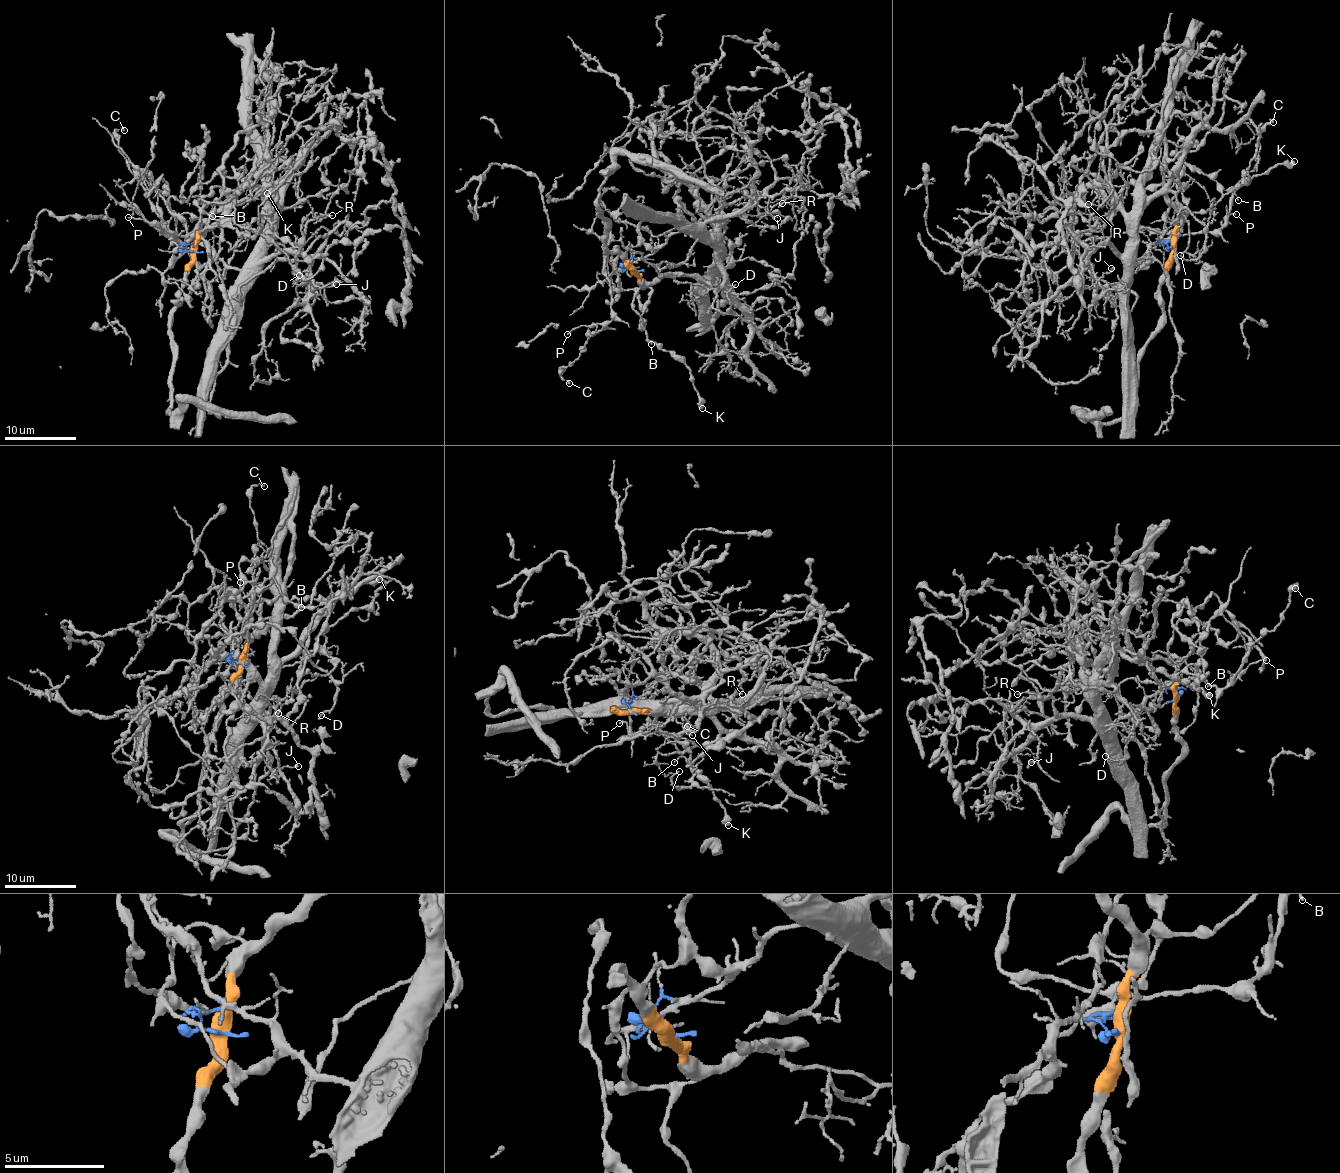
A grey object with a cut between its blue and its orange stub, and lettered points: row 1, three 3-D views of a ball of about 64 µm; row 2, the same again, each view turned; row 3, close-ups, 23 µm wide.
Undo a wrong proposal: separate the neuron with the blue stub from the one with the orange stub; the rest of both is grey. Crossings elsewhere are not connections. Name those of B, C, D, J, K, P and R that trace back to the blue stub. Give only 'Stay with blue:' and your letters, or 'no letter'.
Stay with blue: D, J, R

